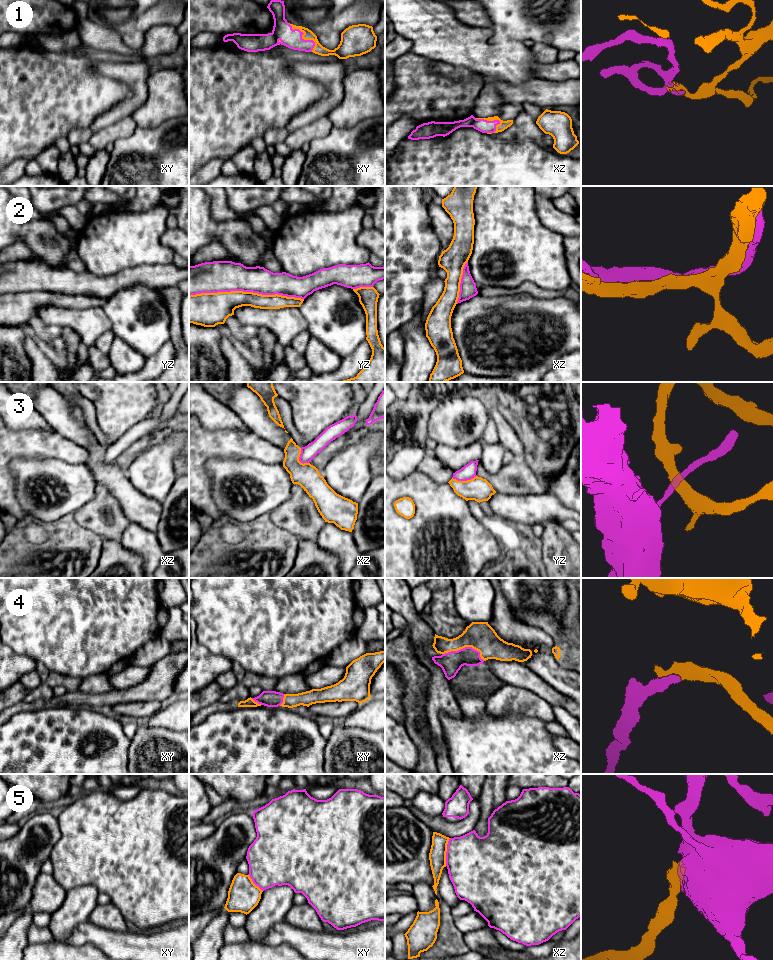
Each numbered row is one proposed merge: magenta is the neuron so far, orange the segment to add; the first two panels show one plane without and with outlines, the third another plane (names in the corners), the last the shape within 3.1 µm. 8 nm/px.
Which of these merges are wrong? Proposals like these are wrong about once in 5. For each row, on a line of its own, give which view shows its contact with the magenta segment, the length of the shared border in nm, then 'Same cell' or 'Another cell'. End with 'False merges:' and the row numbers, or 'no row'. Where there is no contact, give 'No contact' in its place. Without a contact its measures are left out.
1: Touches magenta in xy. Shared border 300 nm. Same cell
2: Touches magenta in yz. Shared border 900 nm. Same cell
3: Touches magenta in yz. Shared border 200 nm. Another cell
4: Touches magenta in xz. Shared border 340 nm. Same cell
5: Touches magenta in xz. Shared border 220 nm. Same cell
False merges: 3

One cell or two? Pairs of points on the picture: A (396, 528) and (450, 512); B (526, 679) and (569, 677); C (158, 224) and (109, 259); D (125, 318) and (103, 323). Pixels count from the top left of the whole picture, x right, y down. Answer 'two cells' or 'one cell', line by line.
A: one cell
B: two cells
C: one cell
D: two cells

